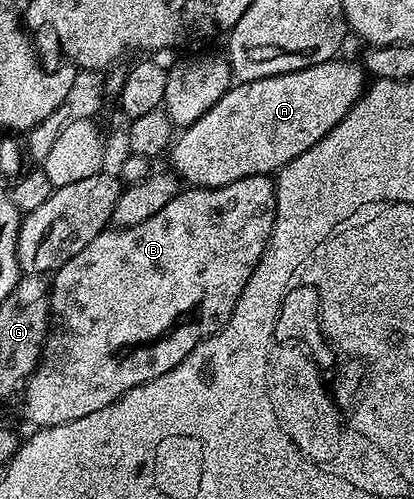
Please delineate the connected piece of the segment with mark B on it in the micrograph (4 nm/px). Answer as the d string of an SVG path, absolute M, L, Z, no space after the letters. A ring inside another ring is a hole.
M269 176L239 178L222 188L186 187L178 191L177 196L171 198L171 202L163 206L163 210L159 210L159 214L147 218L147 222L134 228L113 226L91 238L91 242L87 242L87 246L83 246L83 250L75 254L75 258L71 258L63 267L52 273L49 294L51 319L42 346L41 359L23 389L25 401L21 404L22 414L37 428L50 428L63 422L75 422L75 418L95 414L95 410L103 410L103 406L111 406L120 400L123 394L127 394L127 390L135 390L135 386L143 386L143 382L151 382L151 378L159 378L159 374L167 374L167 370L179 366L183 358L187 358L187 354L191 354L191 350L199 346L199 342L213 335L232 316L235 302L239 294L243 294L243 286L247 286L247 278L251 278L267 246L269 236L273 233L276 209L277 185Z

